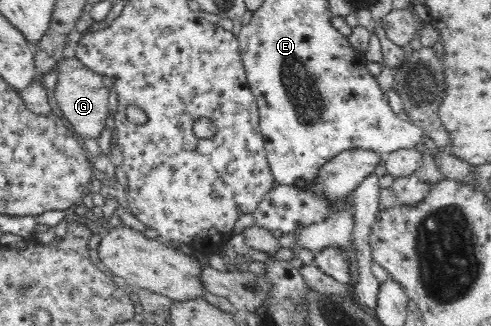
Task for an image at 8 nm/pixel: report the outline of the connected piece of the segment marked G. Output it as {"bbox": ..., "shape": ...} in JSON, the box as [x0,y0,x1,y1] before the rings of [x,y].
{"bbox":[51,57,110,139],"shape":[[[77,57],[63,58],[59,63],[58,79],[51,96],[59,105],[60,115],[80,139],[99,137],[105,126],[104,120],[109,111],[110,99],[110,92],[102,82],[102,75],[85,66]]]}

